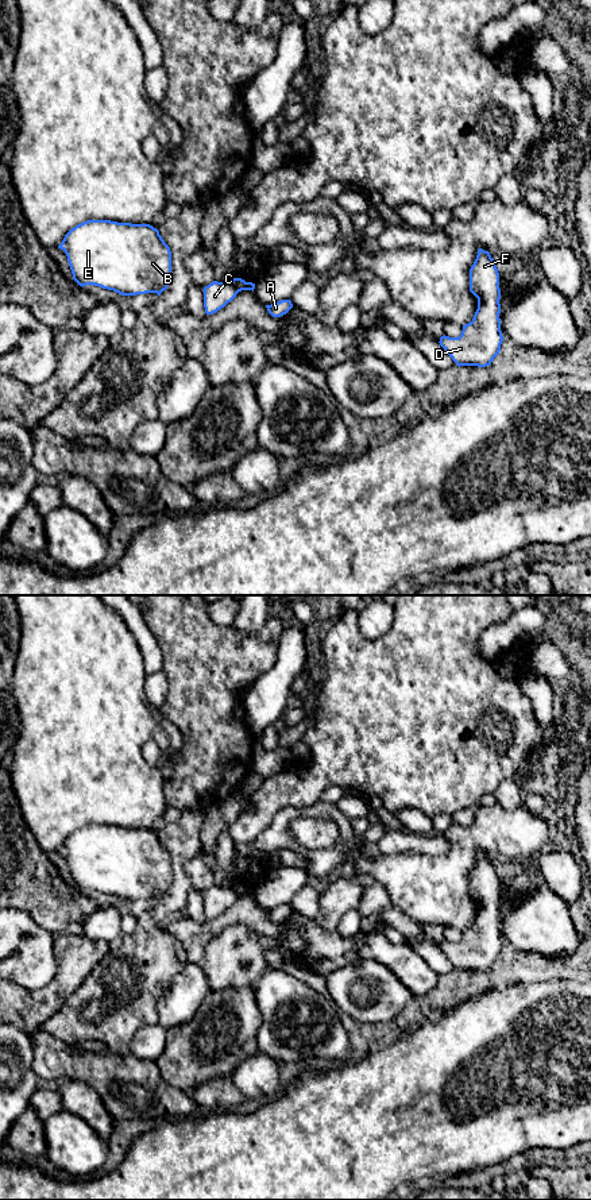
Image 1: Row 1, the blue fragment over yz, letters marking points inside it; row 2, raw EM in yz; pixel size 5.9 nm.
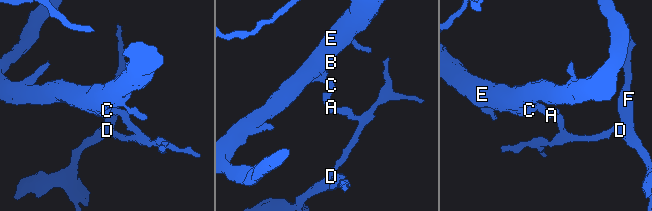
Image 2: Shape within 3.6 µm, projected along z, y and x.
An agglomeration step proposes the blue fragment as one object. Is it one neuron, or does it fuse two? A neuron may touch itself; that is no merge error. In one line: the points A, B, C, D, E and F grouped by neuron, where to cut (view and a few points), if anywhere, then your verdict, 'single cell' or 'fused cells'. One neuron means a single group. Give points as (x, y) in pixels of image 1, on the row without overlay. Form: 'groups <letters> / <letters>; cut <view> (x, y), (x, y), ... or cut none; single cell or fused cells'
groups A D F / B C E; cut yz (231, 887), (238, 896); fused cells

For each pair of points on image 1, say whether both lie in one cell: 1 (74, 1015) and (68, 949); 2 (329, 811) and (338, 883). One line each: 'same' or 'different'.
1: different
2: different

